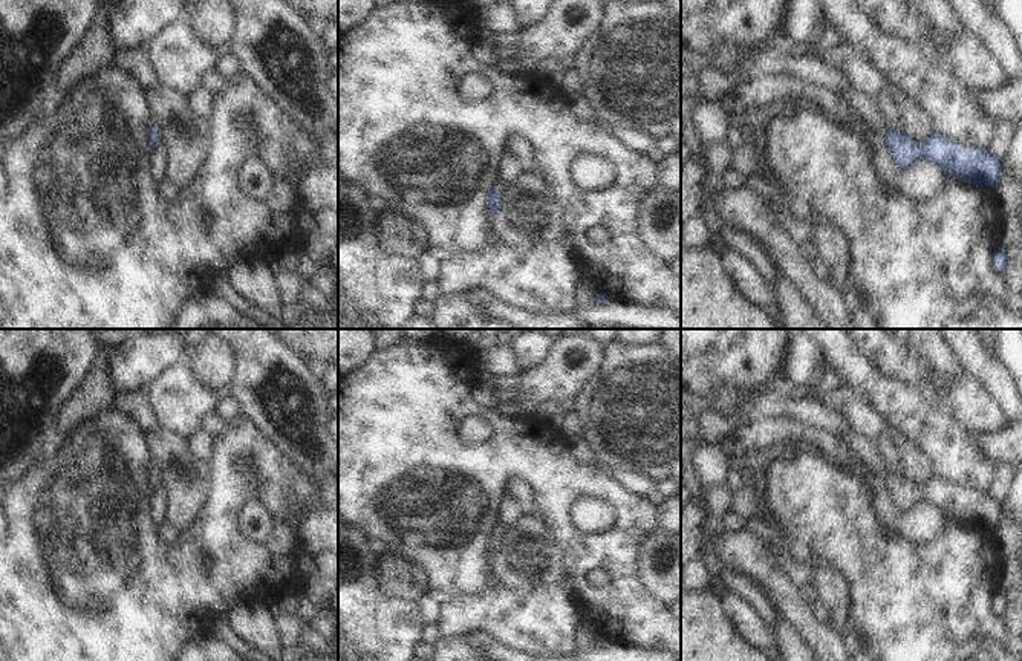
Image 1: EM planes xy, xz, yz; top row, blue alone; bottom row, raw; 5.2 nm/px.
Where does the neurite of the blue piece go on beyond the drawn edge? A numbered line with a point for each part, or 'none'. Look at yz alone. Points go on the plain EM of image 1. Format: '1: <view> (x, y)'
1: yz (767, 401)

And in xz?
1: xz (499, 527)

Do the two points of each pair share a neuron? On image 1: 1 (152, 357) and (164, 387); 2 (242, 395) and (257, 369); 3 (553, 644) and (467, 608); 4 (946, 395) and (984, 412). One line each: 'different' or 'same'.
1: different
2: same
3: same
4: same

